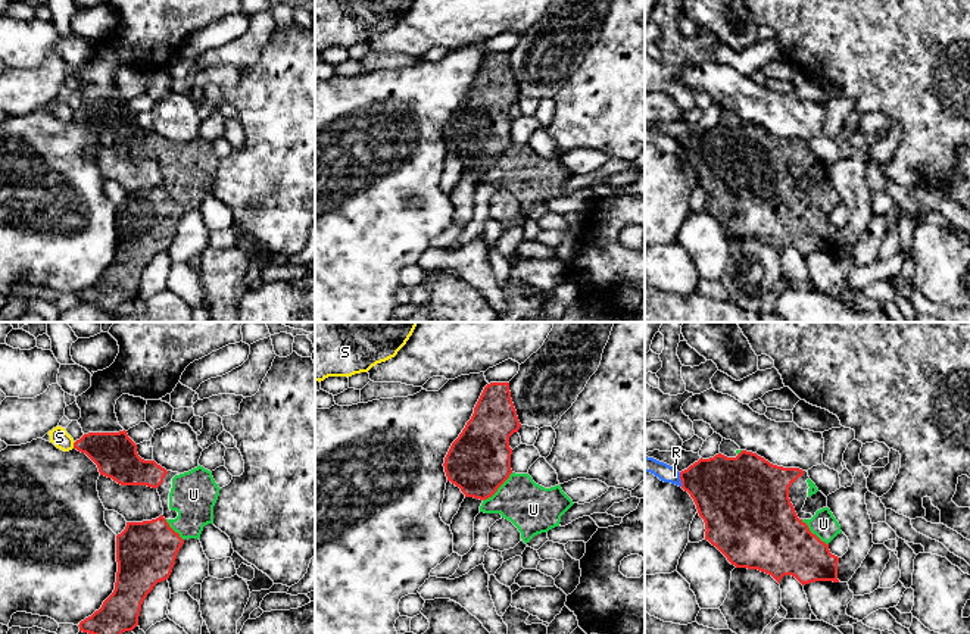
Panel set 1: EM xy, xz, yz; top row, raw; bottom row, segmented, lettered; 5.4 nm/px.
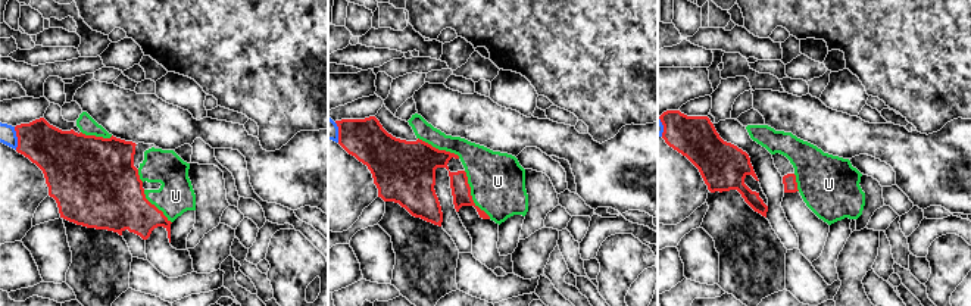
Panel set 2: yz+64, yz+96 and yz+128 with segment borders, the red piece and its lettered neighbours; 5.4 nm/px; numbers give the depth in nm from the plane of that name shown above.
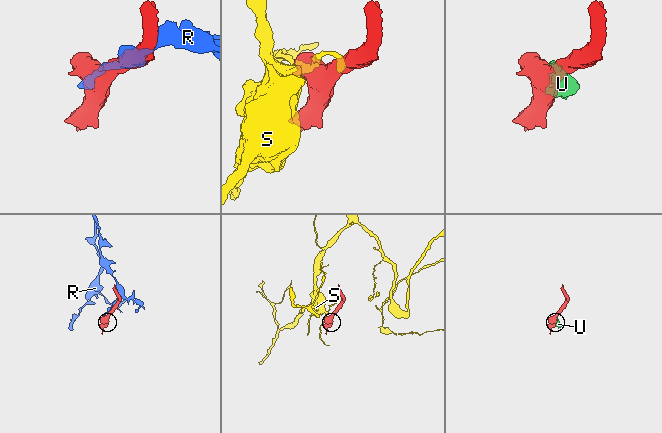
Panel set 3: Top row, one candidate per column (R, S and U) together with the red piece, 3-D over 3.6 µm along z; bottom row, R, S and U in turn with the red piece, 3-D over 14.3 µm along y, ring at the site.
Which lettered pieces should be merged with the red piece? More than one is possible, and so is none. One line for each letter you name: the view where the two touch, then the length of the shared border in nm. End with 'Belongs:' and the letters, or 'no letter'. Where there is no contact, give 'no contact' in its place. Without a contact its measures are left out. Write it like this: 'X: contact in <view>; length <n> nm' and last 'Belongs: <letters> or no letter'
U: contact in xz; length 220 nm
Belongs: U

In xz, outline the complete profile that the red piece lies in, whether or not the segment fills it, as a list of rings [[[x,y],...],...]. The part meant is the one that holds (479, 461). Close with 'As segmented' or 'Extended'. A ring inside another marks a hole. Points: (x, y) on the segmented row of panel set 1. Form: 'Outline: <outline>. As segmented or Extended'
Outline: [[[490,382],[484,387],[471,419],[459,437],[452,443],[445,457],[447,481],[461,488],[465,497],[480,499],[480,512],[500,513],[521,533],[527,544],[534,535],[559,527],[561,516],[574,505],[562,491],[561,484],[545,488],[528,474],[515,474],[511,469],[509,437],[518,432],[521,424],[514,407],[509,382]]]. Extended

